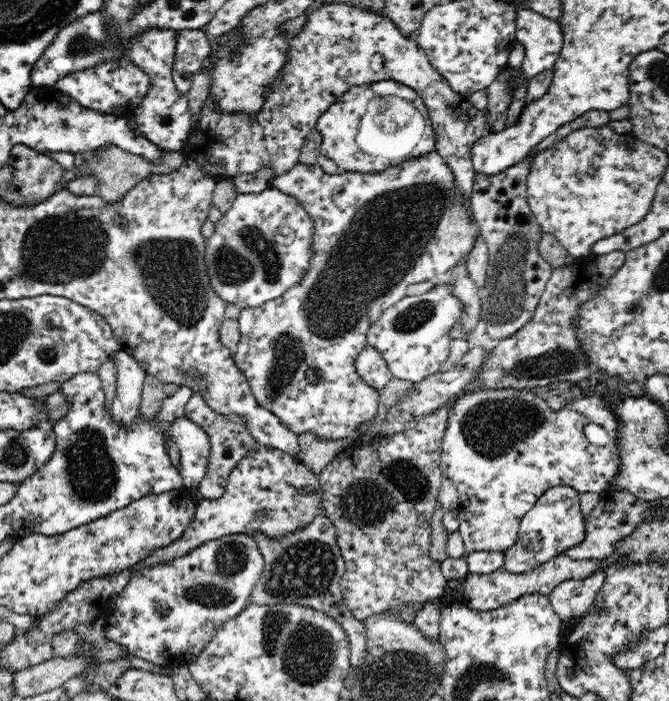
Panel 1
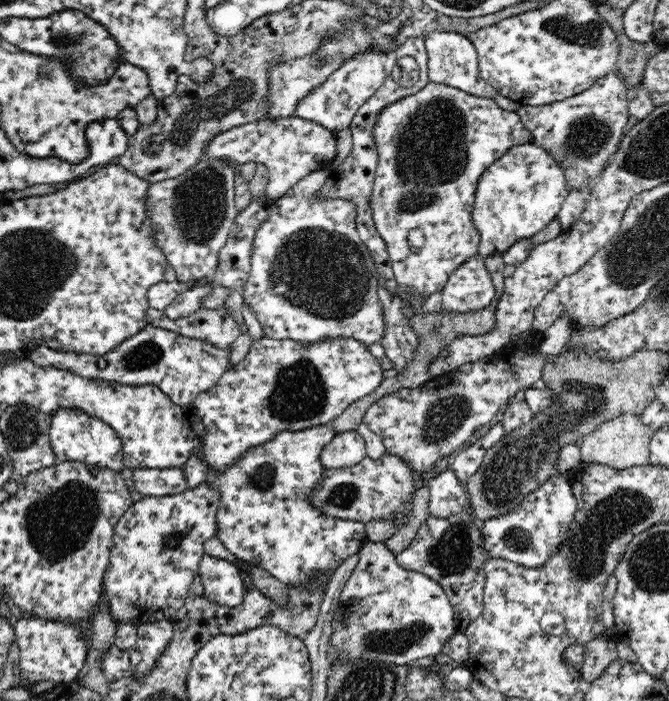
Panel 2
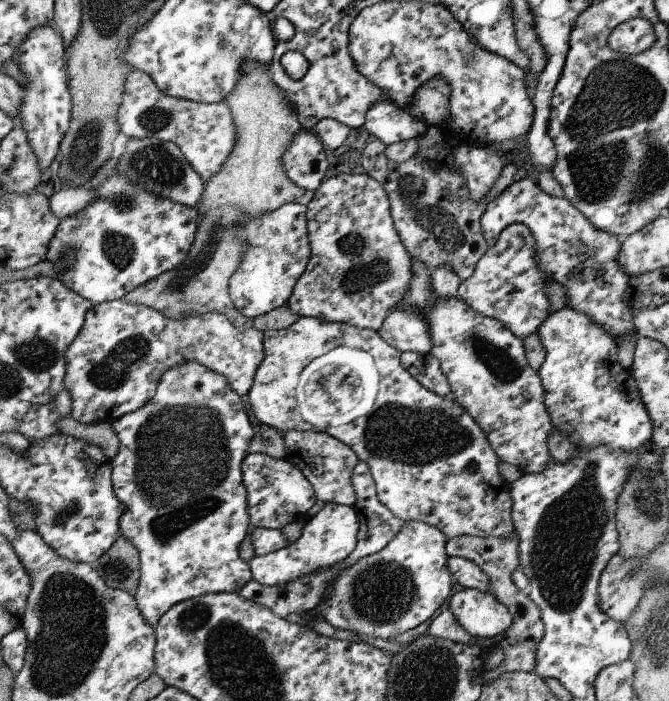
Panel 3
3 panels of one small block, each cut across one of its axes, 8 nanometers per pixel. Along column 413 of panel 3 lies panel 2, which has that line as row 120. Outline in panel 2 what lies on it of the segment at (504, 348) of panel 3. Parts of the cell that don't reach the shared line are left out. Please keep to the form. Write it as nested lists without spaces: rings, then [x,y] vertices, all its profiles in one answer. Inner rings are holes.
[[[298,116],[278,120],[262,118],[260,121],[247,122],[217,134],[211,138],[203,152],[206,156],[231,159],[240,165],[246,162],[266,165],[269,181],[265,197],[275,200],[284,196],[292,186],[312,171],[328,169],[337,153],[337,138],[335,131]]]

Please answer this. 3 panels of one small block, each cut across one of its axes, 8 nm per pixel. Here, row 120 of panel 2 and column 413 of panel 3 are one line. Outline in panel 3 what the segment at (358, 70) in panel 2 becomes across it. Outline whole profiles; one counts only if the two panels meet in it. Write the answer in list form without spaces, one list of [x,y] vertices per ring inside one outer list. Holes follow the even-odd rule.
[[[391,311],[383,320],[378,334],[400,352],[430,353],[429,325],[421,311]]]

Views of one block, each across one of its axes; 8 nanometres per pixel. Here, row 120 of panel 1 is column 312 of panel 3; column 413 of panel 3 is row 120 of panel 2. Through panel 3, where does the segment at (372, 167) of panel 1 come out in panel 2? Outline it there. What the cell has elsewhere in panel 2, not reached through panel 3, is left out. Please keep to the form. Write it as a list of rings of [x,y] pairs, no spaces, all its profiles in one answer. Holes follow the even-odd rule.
[[[429,82],[422,87],[422,90],[415,94],[406,96],[402,100],[386,105],[377,116],[376,124],[373,128],[373,139],[379,154],[379,161],[375,170],[375,180],[373,184],[372,196],[370,196],[370,207],[372,207],[372,218],[378,233],[386,241],[387,251],[391,258],[392,268],[397,282],[397,289],[402,302],[408,306],[411,304],[410,292],[418,292],[418,297],[428,299],[434,292],[440,292],[459,266],[466,260],[470,260],[479,249],[480,235],[472,224],[472,205],[474,202],[475,190],[482,173],[496,159],[499,159],[509,148],[529,142],[532,135],[522,124],[517,111],[506,111],[500,108],[499,103],[490,98],[480,98],[467,94],[463,90],[452,88],[452,86],[441,85]]]

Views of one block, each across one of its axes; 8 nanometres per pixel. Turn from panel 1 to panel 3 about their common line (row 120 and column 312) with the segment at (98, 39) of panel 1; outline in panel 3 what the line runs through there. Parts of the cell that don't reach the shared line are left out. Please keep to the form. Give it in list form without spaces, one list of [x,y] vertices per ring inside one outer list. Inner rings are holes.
[[[308,128],[295,135],[282,160],[288,176],[298,186],[312,192],[320,186],[329,165],[320,140]]]

